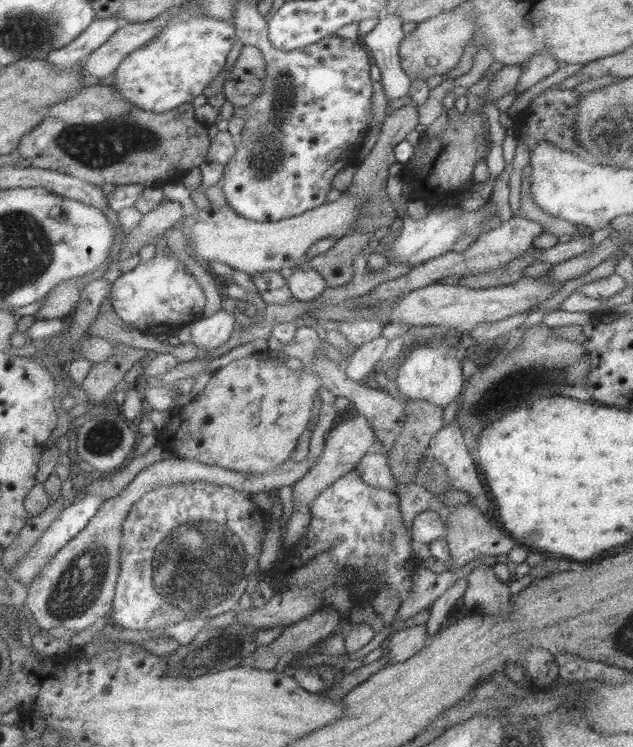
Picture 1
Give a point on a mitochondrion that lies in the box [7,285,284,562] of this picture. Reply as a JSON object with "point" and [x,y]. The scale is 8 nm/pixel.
{"point":[102,440]}

